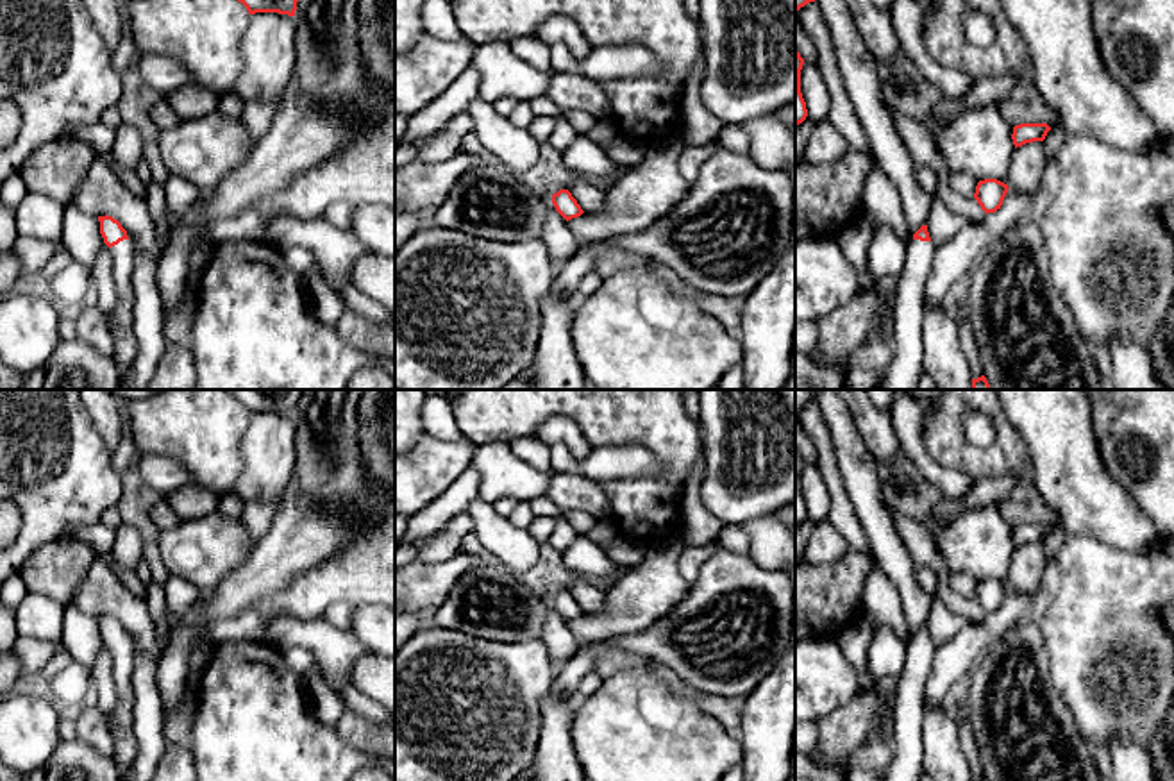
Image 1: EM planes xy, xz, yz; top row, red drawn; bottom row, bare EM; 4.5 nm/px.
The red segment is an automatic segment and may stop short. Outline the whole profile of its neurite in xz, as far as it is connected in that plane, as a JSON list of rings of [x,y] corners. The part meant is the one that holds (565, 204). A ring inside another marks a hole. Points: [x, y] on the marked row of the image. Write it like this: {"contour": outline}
{"contour": [[[559,189],[558,193],[554,193],[552,204],[566,222],[584,213],[568,189]]]}

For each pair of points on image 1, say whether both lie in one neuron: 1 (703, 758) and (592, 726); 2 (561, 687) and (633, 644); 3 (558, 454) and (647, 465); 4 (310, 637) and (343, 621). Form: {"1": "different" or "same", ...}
{"1": "same", "2": "same", "3": "same", "4": "different"}

